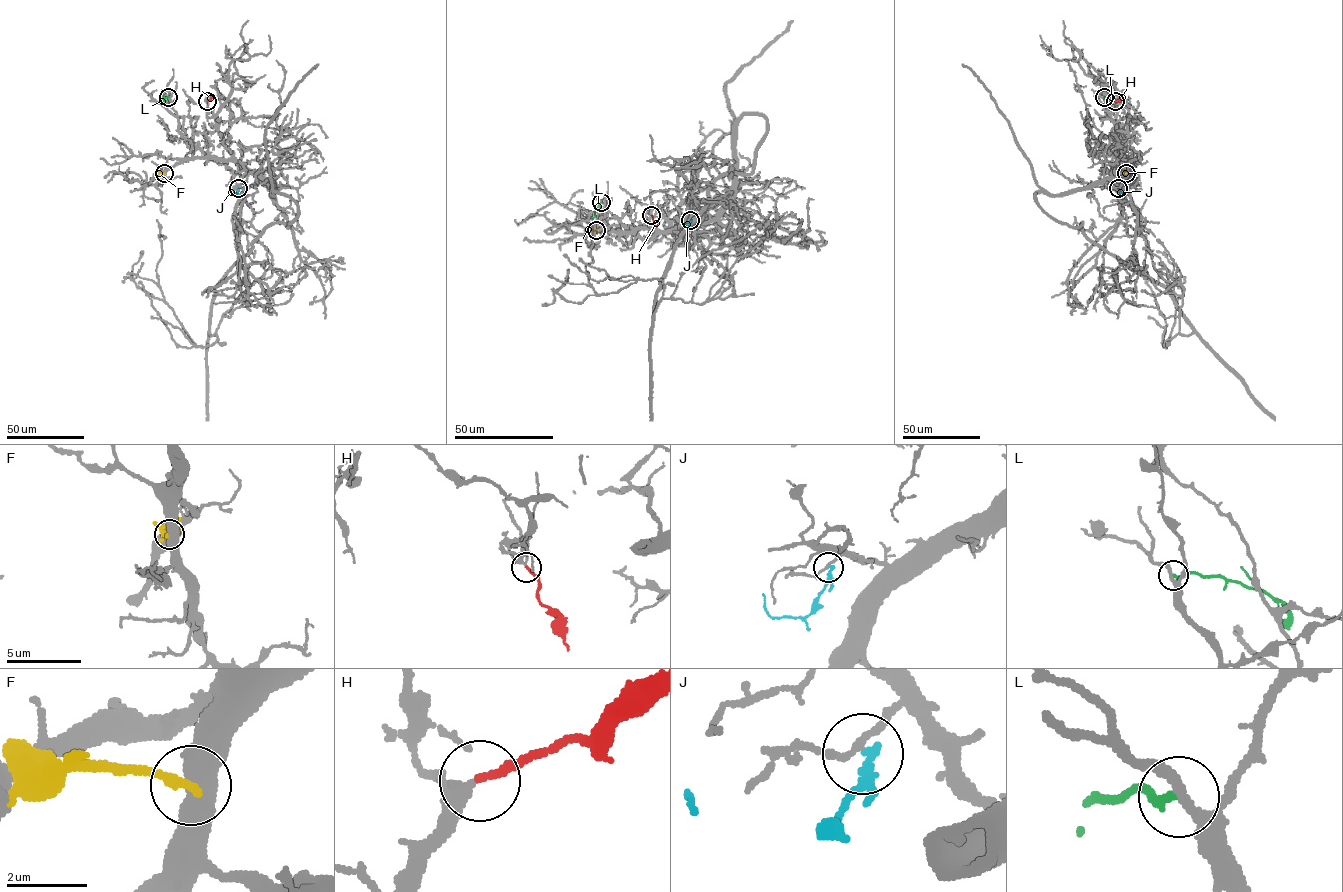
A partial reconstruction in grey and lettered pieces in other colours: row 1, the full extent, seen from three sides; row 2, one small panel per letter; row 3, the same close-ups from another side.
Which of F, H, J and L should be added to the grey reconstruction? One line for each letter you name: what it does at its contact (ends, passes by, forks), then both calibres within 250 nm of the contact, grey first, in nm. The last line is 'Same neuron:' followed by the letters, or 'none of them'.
H: It ends there. Thickness 280 nm (grey) against 190 nm
Same neuron: H

